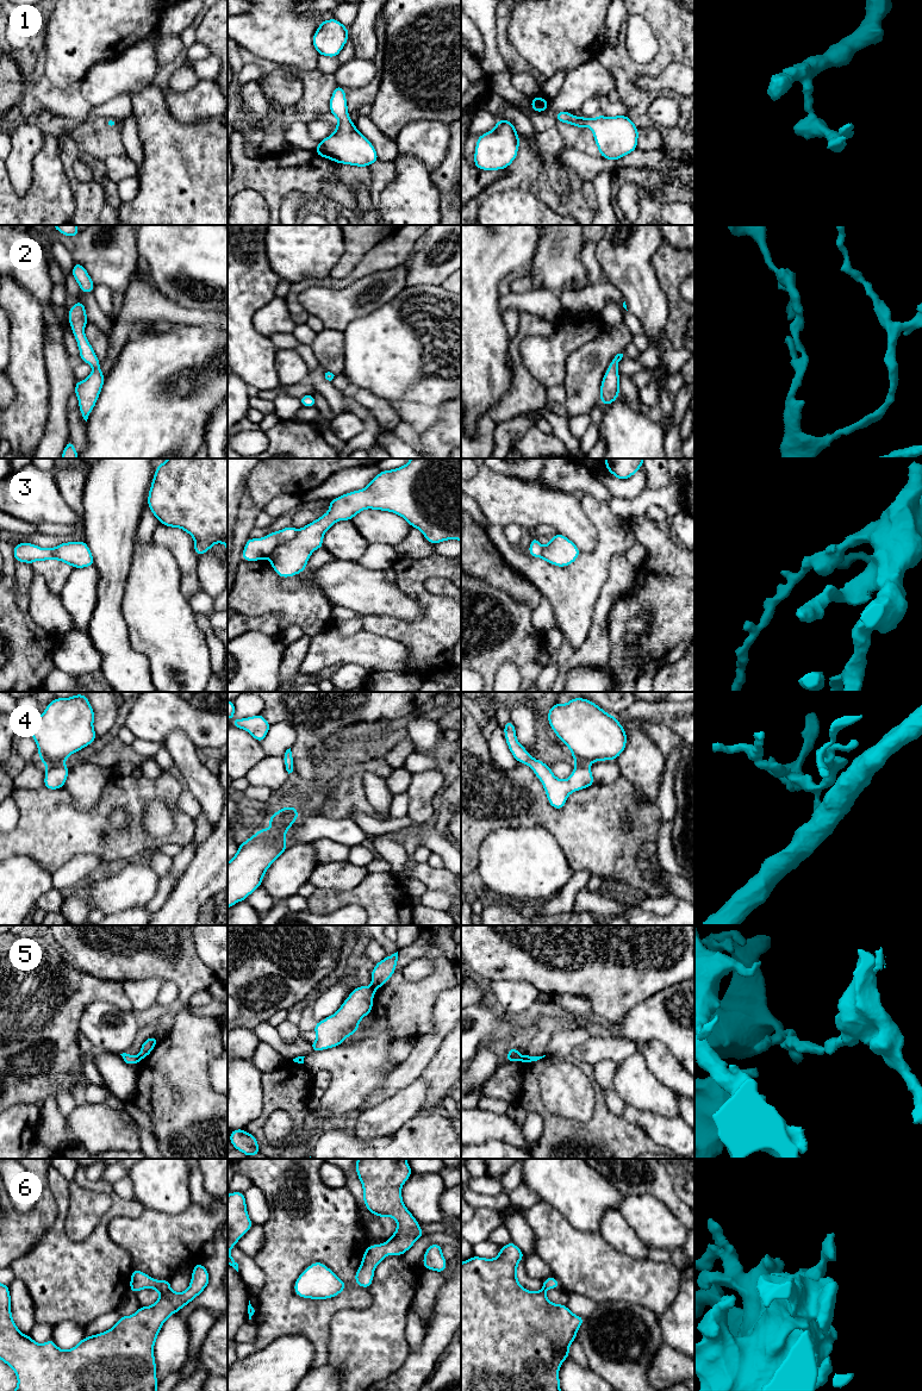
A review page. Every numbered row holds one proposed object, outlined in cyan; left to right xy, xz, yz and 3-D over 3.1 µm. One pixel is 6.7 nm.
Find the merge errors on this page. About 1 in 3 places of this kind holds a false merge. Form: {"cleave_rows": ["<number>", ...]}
{"cleave_rows": ["3", "4", "5"]}

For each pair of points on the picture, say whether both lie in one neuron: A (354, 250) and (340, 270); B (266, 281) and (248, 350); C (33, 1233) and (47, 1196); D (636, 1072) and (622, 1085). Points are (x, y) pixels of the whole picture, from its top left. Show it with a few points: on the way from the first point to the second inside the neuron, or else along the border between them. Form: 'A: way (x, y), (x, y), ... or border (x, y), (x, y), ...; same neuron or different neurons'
A: way (352, 255), (344, 266); same neuron
B: way (249, 298), (244, 303), (244, 334); same neuron
C: way (36, 1223), (44, 1214), (45, 1205); same neuron
D: way (633, 1076), (625, 1083); same neuron

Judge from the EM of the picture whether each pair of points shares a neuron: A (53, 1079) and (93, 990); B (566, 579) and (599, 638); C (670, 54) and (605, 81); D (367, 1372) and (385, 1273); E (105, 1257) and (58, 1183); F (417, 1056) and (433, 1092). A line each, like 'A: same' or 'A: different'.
A: same
B: different
C: different
D: same
E: same
F: different

